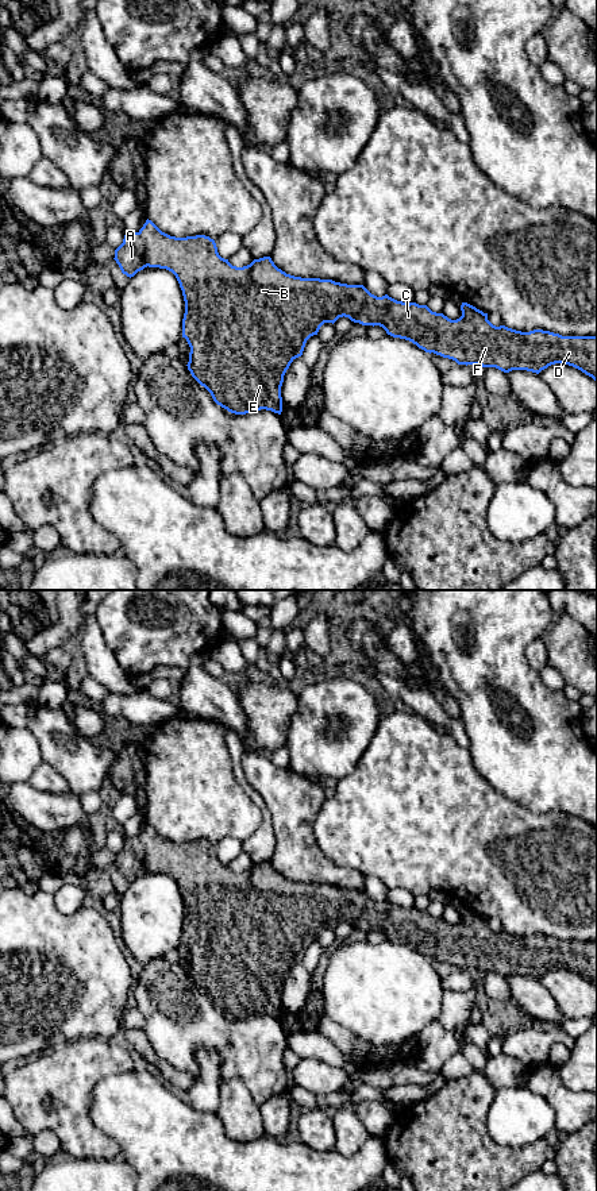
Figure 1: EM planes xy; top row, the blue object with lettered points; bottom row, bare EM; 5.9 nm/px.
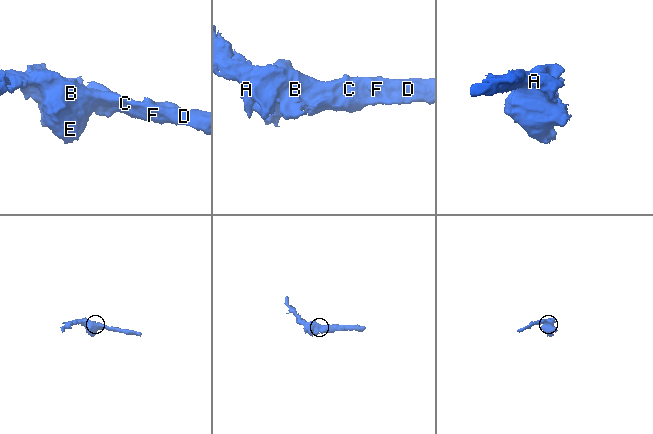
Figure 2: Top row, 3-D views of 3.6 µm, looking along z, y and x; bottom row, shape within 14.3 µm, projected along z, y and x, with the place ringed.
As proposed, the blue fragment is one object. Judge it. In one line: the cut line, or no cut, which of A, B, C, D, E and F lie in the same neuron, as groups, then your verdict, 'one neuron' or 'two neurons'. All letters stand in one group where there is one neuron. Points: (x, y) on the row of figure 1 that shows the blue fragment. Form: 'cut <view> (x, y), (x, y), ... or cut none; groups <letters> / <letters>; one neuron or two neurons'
cut none; groups A B C D E F; one neuron

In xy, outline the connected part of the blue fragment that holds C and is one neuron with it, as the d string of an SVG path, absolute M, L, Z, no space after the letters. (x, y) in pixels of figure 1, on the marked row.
M149 219L138 232L126 232L113 259L130 278L147 266L166 269L176 275L185 301L182 338L190 347L188 370L217 405L235 415L261 409L281 415L281 386L290 363L303 355L307 340L317 335L324 323L334 324L343 316L362 325L380 325L388 335L409 340L425 352L458 365L539 374L551 365L566 363L597 382L597 335L562 336L543 329L521 332L496 327L488 320L488 313L467 302L461 305L462 316L451 320L427 305L407 304L388 294L377 297L363 285L286 274L270 257L236 267L219 255L209 236L170 236Z

